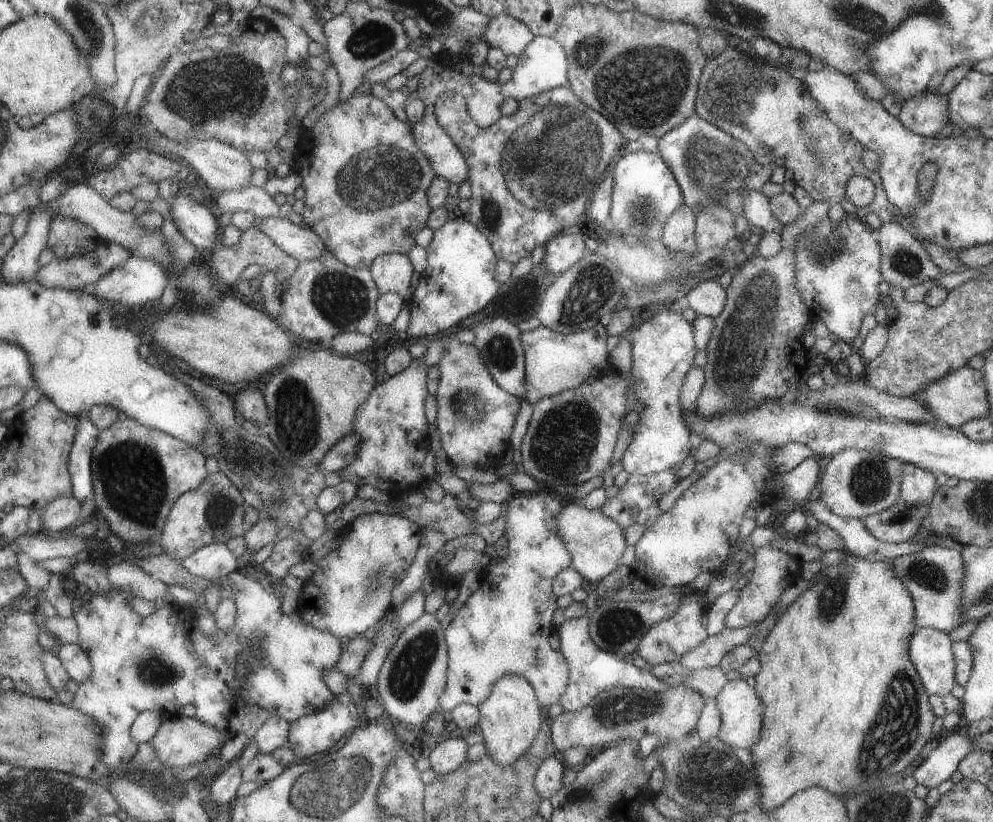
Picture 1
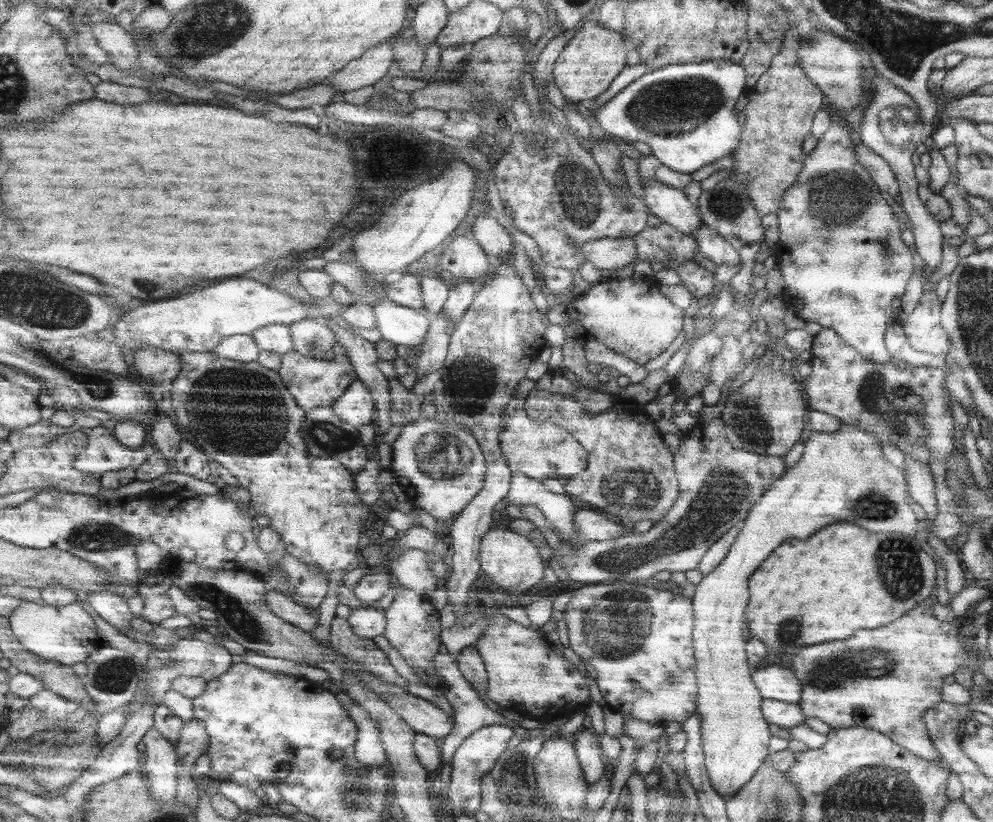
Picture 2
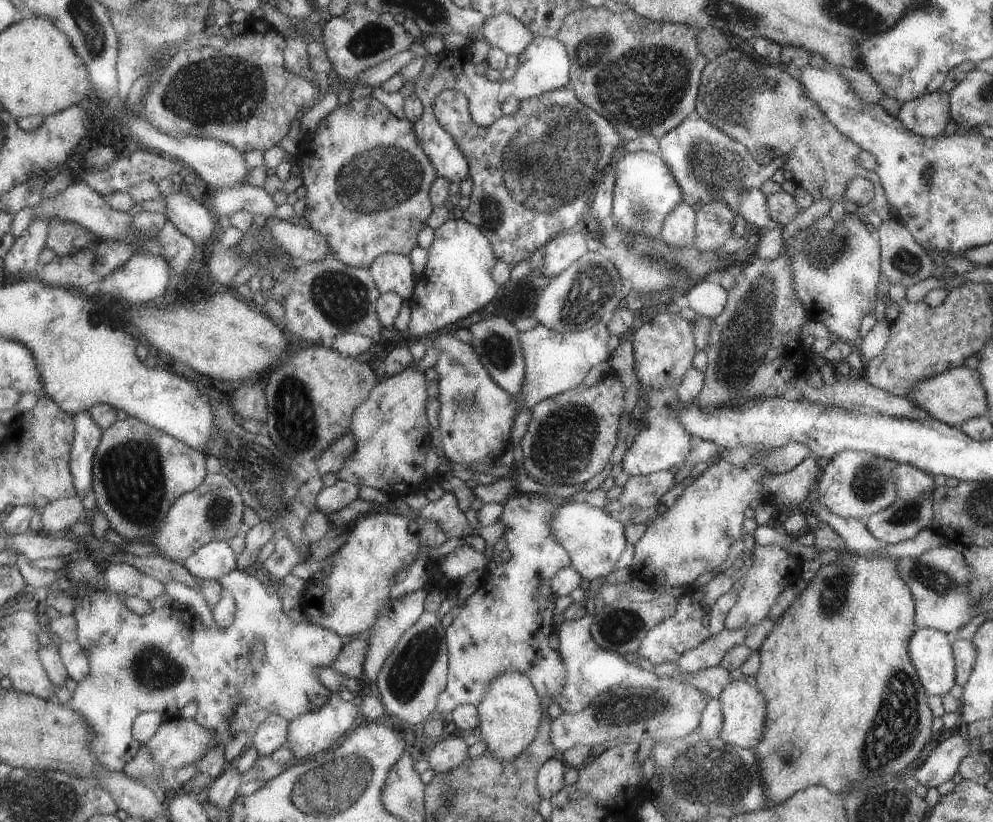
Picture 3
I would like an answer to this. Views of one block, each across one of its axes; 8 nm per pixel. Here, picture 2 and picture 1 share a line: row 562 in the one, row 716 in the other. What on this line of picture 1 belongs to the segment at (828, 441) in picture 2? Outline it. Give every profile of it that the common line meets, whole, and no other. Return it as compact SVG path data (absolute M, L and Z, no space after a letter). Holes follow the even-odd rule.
M744 679L728 680L714 696L720 718L716 737L727 747L748 749L757 740L761 724L762 708L756 690L745 683Z

